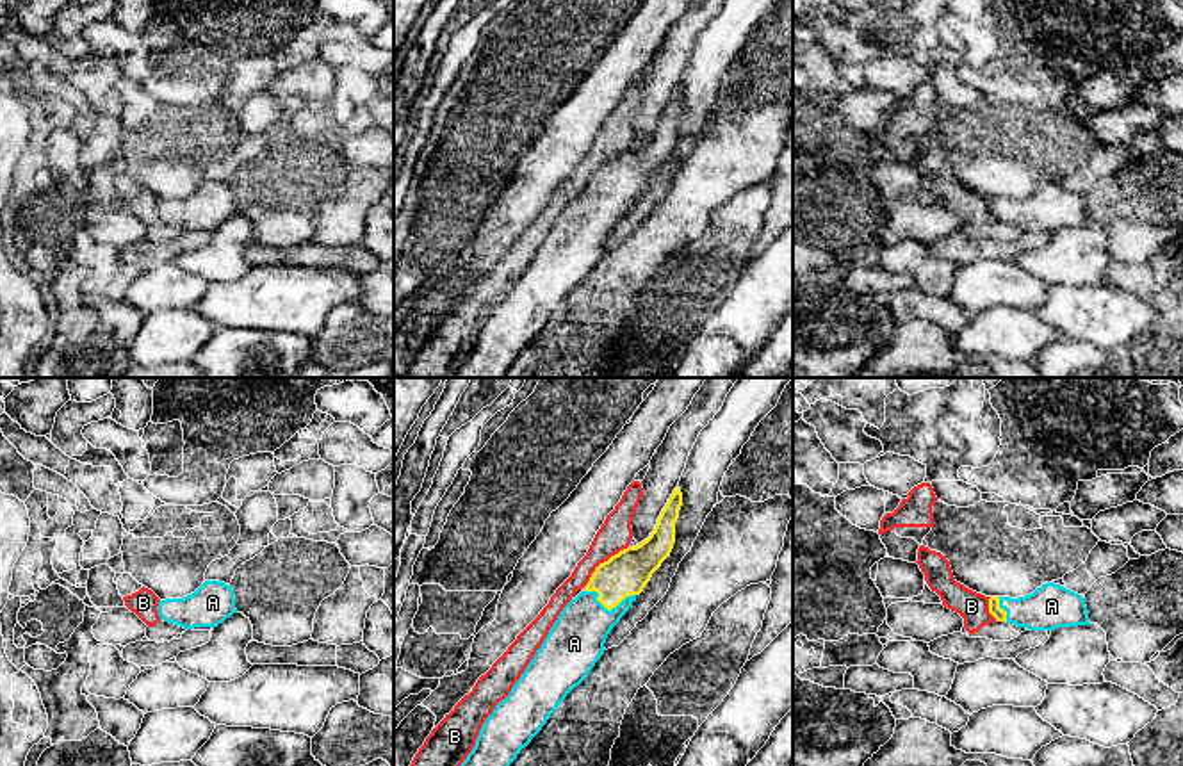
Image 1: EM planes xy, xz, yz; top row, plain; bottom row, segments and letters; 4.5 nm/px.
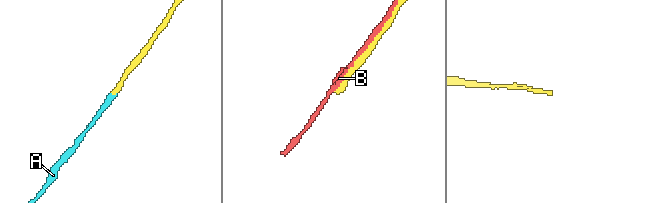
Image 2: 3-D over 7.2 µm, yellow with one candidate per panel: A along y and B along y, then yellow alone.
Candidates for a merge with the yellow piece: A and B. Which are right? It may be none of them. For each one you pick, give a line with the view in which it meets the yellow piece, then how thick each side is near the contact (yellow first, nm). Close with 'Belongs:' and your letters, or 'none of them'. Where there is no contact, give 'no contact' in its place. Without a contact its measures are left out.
A: meets yellow in xz; 200 nm thick on the yellow side, 260 nm on the other
Belongs: A

